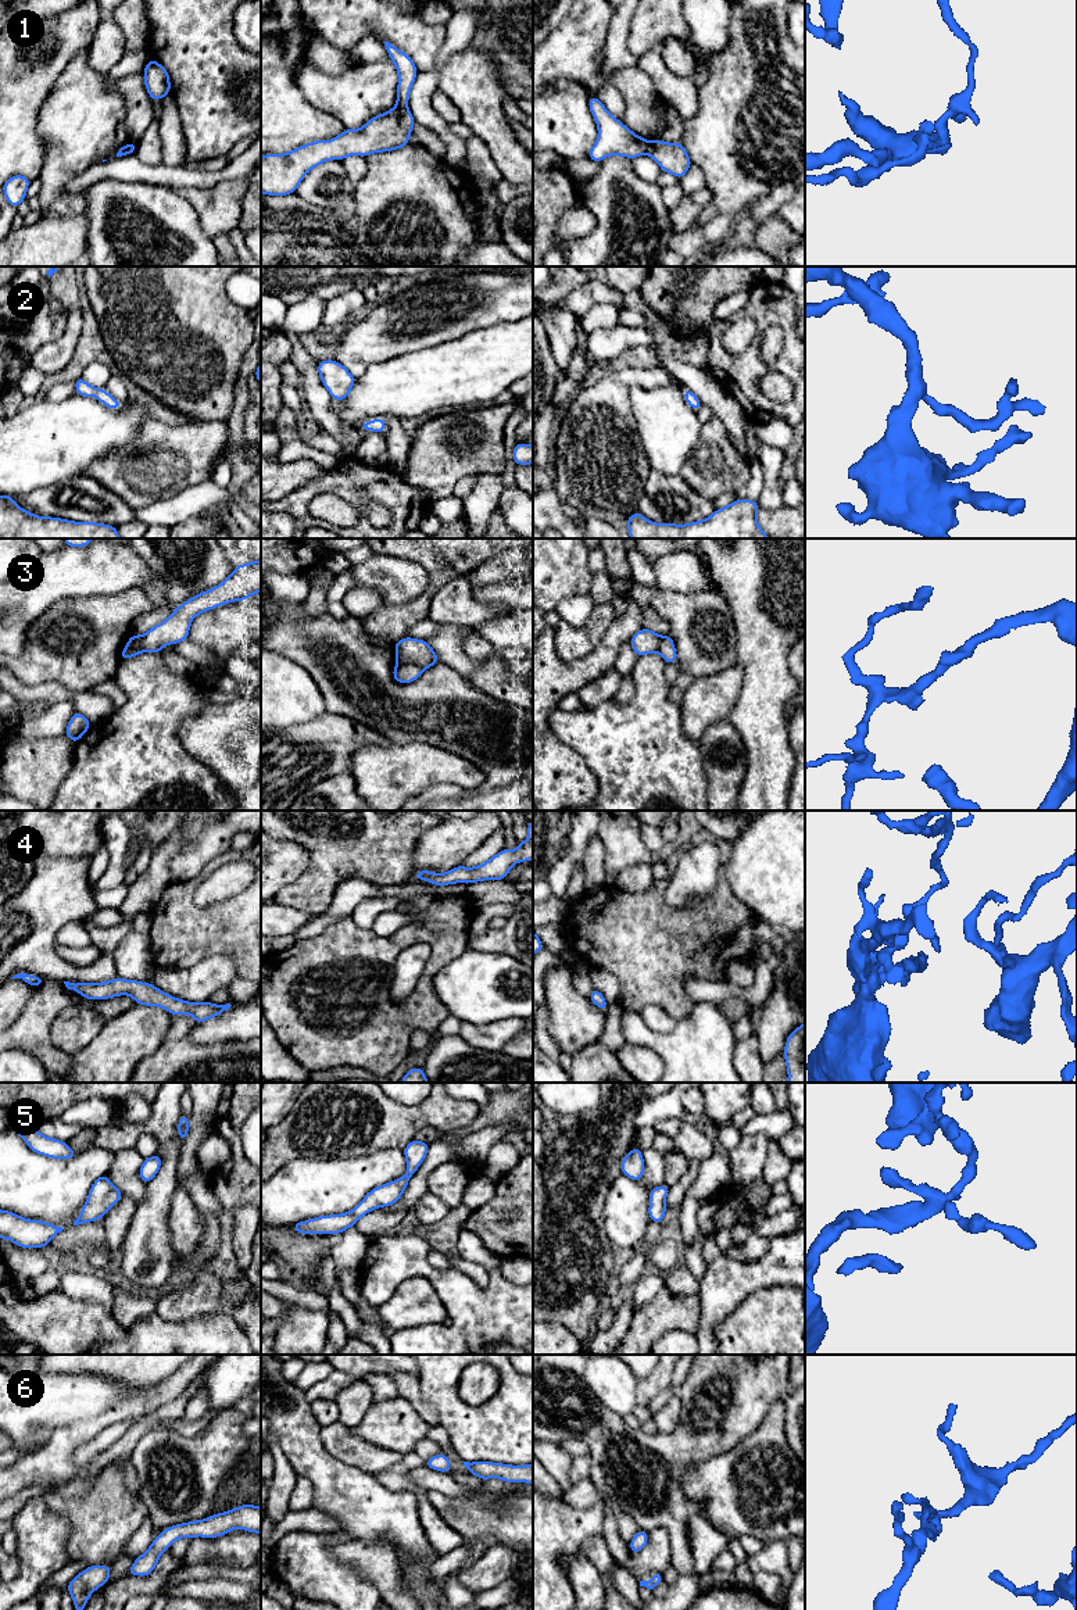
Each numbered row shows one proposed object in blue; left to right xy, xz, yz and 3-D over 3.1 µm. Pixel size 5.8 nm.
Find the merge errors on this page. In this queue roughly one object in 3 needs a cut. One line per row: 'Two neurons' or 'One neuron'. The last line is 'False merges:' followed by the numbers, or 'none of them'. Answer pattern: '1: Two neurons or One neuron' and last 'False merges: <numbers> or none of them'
1: Two neurons
2: One neuron
3: Two neurons
4: One neuron
5: One neuron
6: One neuron
False merges: 1, 3

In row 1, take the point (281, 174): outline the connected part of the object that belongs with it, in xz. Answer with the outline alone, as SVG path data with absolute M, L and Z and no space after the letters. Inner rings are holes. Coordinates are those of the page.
M394 107L371 118L359 129L344 129L333 140L316 140L283 154L261 157L261 193L286 196L296 193L309 169L347 155L368 157L409 144L415 119L408 108Z

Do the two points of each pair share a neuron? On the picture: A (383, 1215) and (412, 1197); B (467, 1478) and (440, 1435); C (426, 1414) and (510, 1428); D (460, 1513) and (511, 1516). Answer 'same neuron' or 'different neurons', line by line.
A: different neurons
B: same neuron
C: different neurons
D: same neuron

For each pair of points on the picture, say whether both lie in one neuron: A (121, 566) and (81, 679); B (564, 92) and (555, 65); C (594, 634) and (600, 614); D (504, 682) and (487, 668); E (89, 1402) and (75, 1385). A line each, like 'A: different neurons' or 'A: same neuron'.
A: different neurons
B: different neurons
C: same neuron
D: same neuron
E: same neuron

